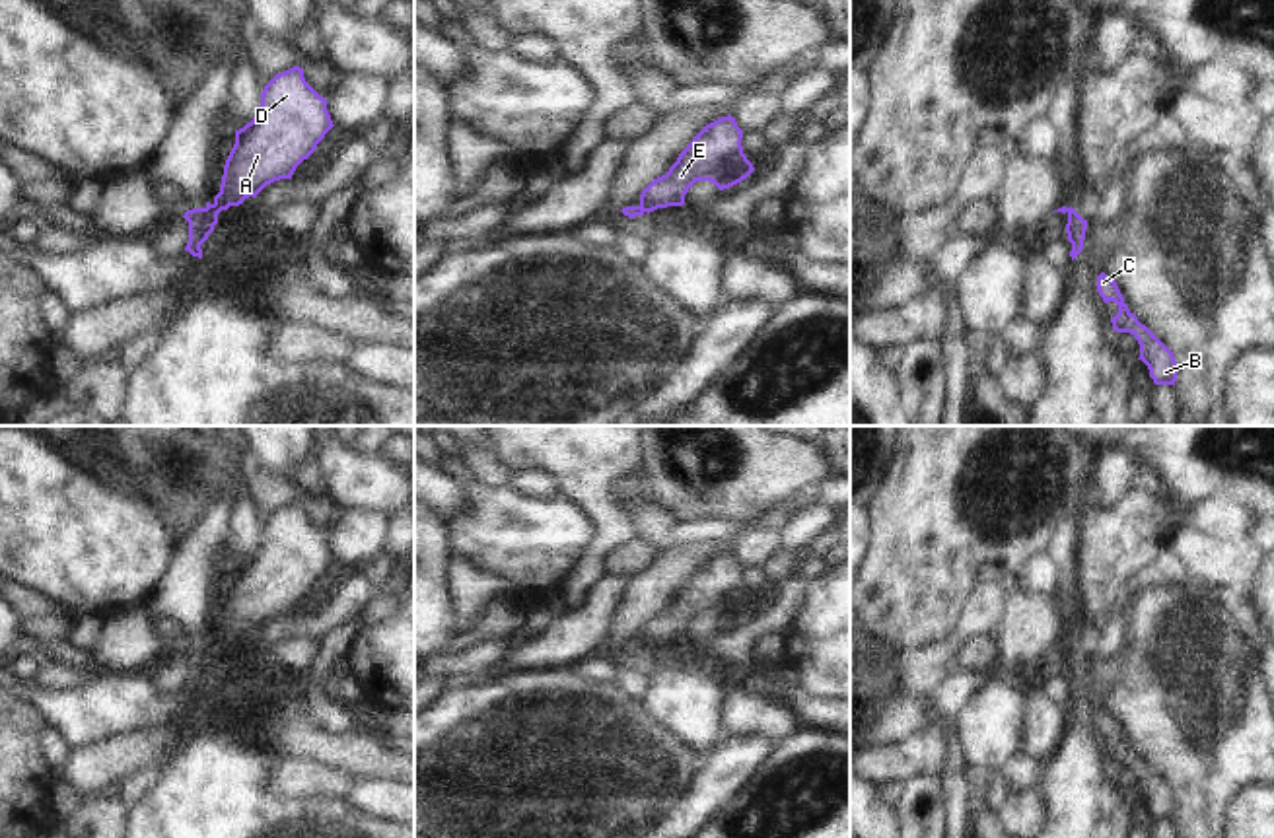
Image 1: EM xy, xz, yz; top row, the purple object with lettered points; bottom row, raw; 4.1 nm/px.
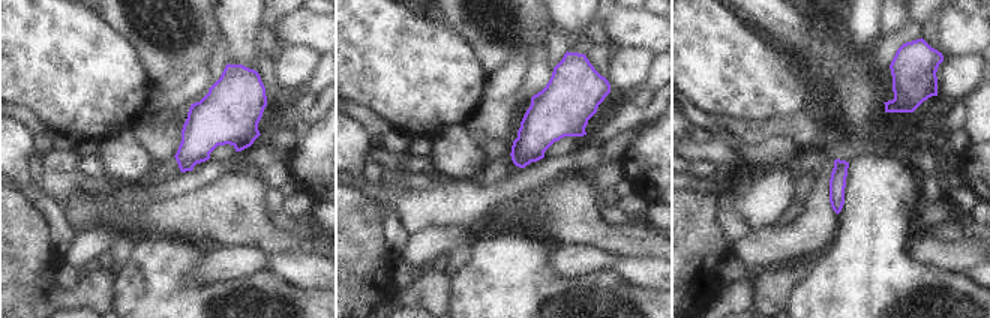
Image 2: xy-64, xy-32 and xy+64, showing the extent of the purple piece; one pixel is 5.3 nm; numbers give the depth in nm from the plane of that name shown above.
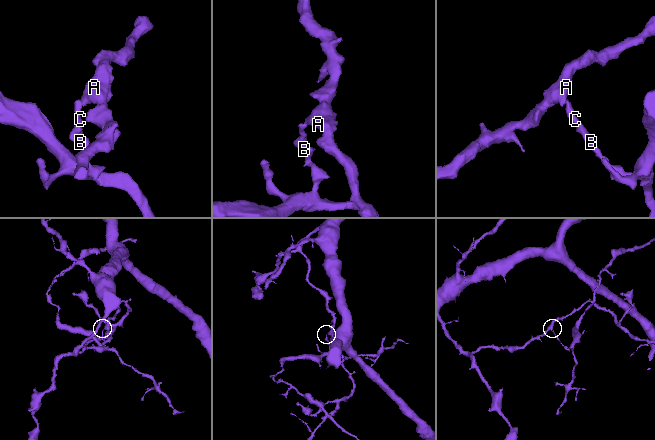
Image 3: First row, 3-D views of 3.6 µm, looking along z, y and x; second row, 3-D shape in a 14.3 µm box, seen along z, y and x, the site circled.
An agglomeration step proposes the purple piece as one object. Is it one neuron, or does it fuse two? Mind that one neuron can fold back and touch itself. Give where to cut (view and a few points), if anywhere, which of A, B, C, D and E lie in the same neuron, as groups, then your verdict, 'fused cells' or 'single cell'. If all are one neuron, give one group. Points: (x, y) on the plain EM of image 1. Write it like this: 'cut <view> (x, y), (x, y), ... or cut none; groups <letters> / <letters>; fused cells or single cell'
cut xy (205, 644), (207, 652), (216, 658); groups A D E / B C; fused cells

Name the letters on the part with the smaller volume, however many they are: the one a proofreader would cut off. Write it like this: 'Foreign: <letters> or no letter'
Foreign: B, C

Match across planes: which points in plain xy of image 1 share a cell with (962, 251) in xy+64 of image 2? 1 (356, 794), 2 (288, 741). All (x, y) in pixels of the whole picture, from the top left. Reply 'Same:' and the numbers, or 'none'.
Same: none

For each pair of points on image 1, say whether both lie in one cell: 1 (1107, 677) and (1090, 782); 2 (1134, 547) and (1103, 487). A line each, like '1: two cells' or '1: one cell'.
1: one cell
2: two cells

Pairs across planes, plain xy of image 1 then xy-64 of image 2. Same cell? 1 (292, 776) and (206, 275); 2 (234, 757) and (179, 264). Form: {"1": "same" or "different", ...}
{"1": "same", "2": "same"}

